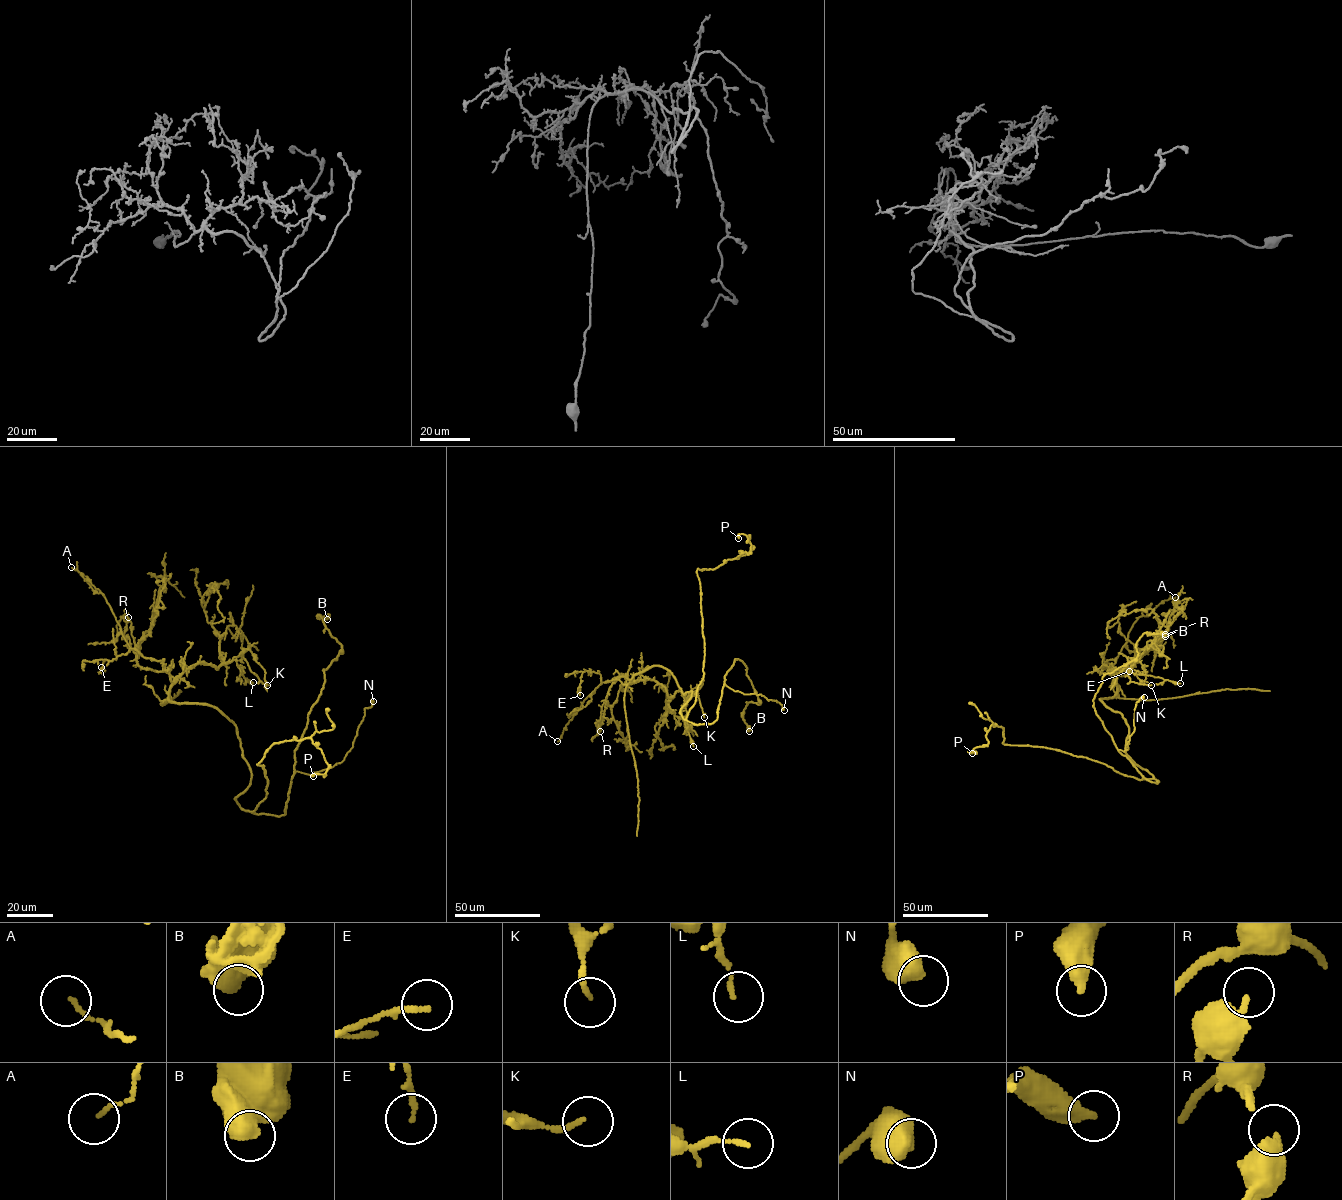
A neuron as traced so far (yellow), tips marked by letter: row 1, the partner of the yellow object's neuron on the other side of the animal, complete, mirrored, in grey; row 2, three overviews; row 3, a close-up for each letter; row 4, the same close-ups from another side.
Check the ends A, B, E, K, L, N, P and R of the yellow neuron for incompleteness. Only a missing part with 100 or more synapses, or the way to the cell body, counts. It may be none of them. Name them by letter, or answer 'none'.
none

